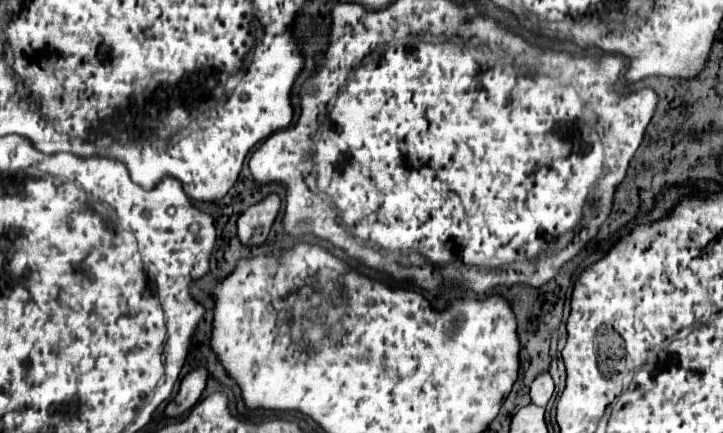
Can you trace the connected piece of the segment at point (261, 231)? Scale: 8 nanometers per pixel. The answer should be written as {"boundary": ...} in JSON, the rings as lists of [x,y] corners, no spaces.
{"boundary":[[[268,195],[264,201],[248,207],[238,219],[238,241],[246,247],[262,245],[272,229],[278,209],[280,199],[276,195]]]}

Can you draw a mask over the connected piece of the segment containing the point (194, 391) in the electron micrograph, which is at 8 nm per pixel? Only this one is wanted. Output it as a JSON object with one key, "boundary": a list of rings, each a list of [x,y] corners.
{"boundary":[[[196,367],[188,375],[184,375],[178,395],[166,407],[166,415],[176,417],[176,415],[190,411],[196,405],[196,401],[200,399],[202,391],[206,387],[206,379],[208,379],[206,367]]]}

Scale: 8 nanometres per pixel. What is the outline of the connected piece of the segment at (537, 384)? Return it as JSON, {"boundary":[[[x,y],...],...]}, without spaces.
{"boundary":[[[540,373],[530,385],[530,399],[538,407],[546,407],[552,393],[554,393],[554,381],[552,381],[550,373]]]}

